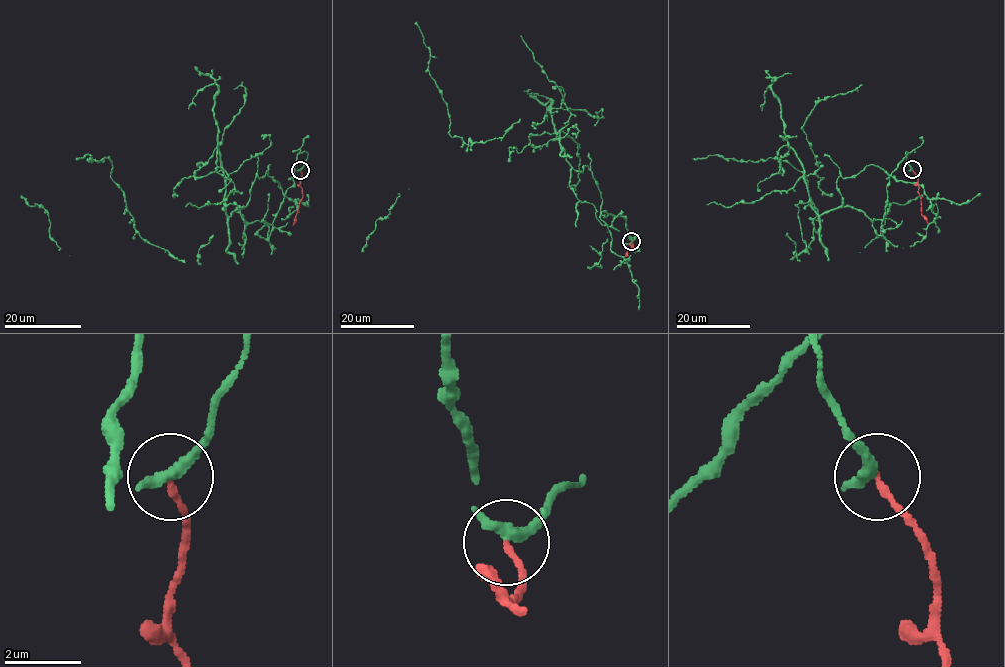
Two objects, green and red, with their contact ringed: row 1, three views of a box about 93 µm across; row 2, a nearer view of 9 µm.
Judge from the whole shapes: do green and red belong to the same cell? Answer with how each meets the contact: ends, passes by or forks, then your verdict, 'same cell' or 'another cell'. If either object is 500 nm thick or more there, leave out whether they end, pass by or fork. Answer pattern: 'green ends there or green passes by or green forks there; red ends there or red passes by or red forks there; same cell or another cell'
green ends there; red ends there; another cell

